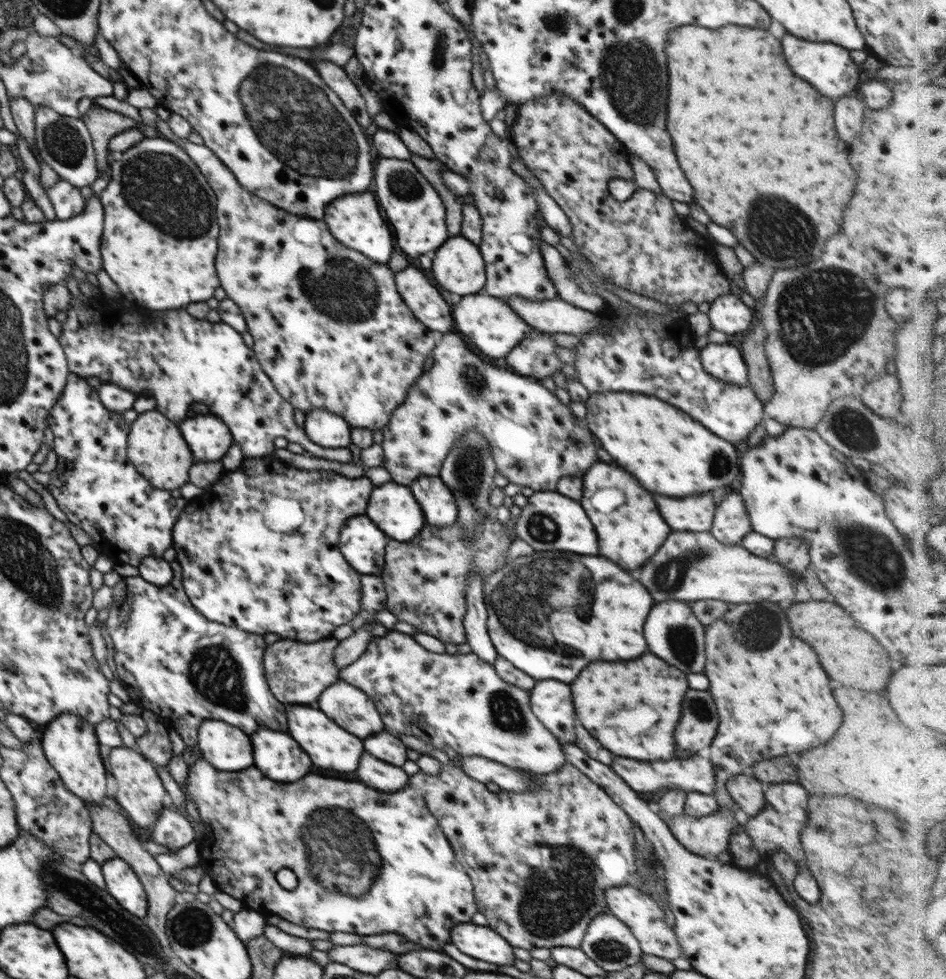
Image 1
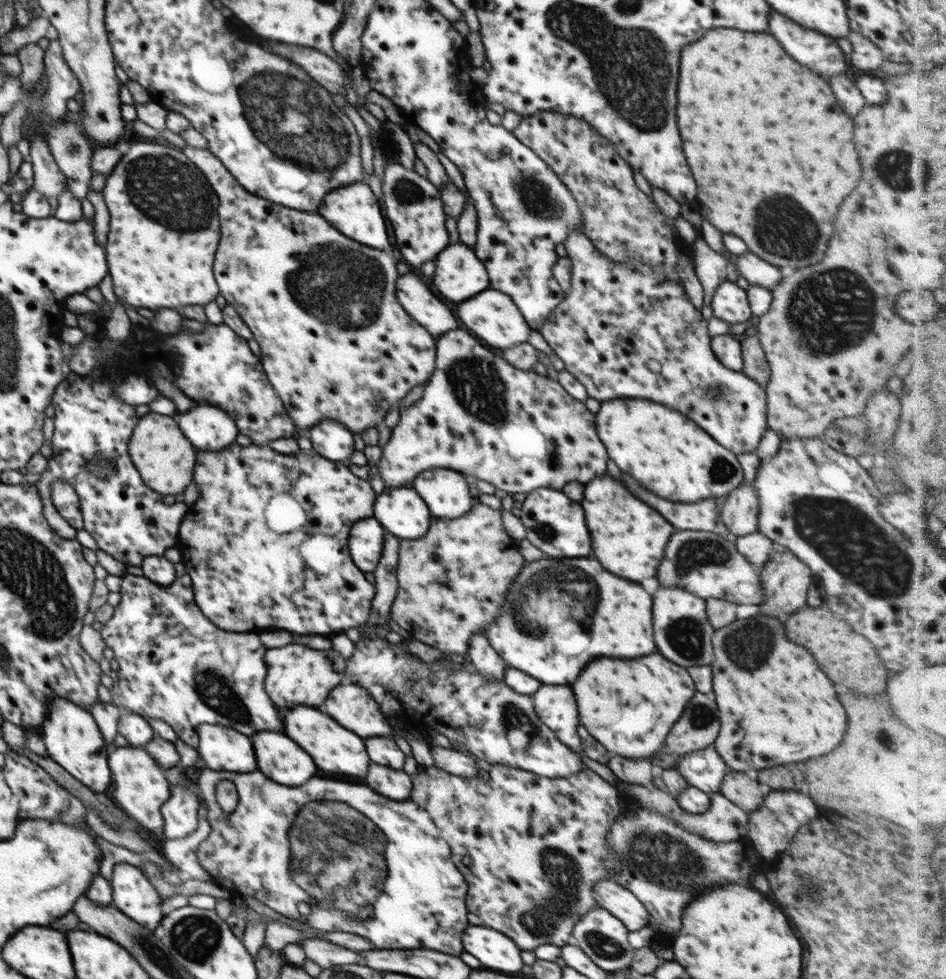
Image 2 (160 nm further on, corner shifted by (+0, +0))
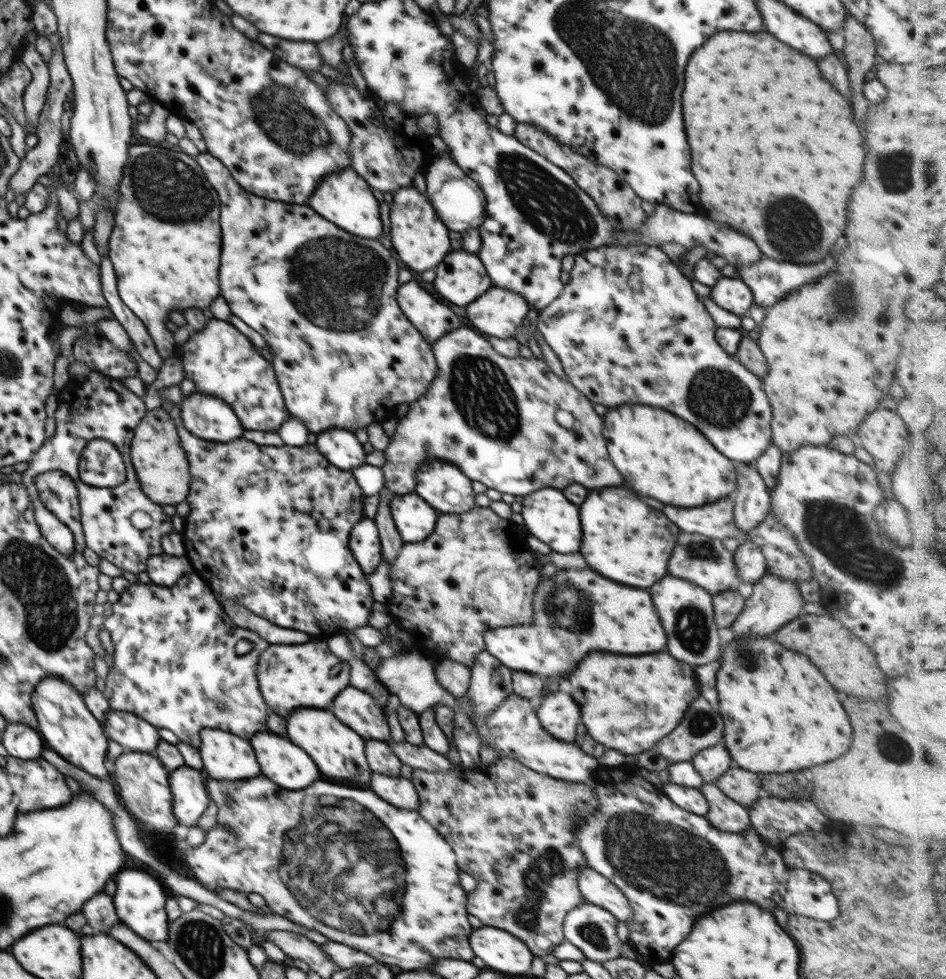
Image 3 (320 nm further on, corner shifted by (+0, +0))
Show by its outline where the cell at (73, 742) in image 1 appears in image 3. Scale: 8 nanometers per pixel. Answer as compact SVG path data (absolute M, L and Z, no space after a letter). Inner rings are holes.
M49 676L42 679L36 686L34 692L31 694L32 706L37 716L37 731L42 734L43 742L57 752L64 760L72 763L74 766L81 768L88 772L89 775L102 778L105 780L112 780L112 774L106 770L104 760L107 758L108 738L103 730L103 725L90 712L90 709L84 702L83 695L80 694L69 682L59 679L57 676Z

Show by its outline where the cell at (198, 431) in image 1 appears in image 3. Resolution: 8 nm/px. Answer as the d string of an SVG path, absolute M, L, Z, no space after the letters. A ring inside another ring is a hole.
M196 391L178 406L182 424L197 437L227 443L243 436L245 428L232 408L215 396Z

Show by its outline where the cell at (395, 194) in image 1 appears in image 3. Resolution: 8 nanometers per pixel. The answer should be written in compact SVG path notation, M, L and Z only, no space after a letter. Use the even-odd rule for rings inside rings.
M403 186L393 193L389 213L392 224L390 240L400 260L408 268L416 272L426 272L438 266L444 260L444 256L450 252L451 242L448 228L438 218L428 197L424 197L414 186Z

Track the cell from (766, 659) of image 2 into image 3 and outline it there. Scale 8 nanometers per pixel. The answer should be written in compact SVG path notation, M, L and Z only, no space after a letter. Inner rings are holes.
M773 635L769 636L741 636L734 638L726 645L724 649L724 661L716 675L716 688L719 696L719 713L722 715L723 723L726 728L723 732L722 742L728 749L733 760L733 765L743 768L744 770L754 772L758 770L758 774L768 772L788 772L788 770L800 770L800 768L810 768L810 766L818 766L830 760L840 758L844 752L848 752L850 742L852 742L852 728L850 728L850 720L846 710L842 708L842 704L836 698L836 690L826 682L826 678L820 674L820 670L802 654L790 652L786 648L782 648L778 642L774 642Z

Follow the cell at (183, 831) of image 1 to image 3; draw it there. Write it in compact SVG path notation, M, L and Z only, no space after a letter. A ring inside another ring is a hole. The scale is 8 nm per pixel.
M185 764L169 773L170 790L173 794L173 813L176 824L186 828L198 826L200 816L212 801L202 772Z

